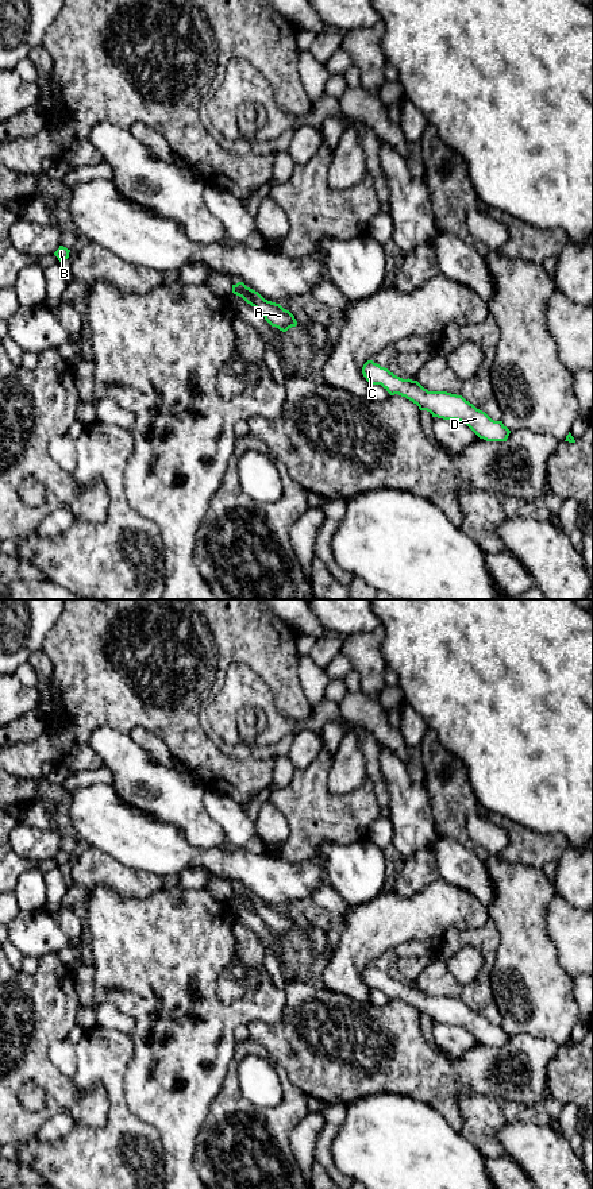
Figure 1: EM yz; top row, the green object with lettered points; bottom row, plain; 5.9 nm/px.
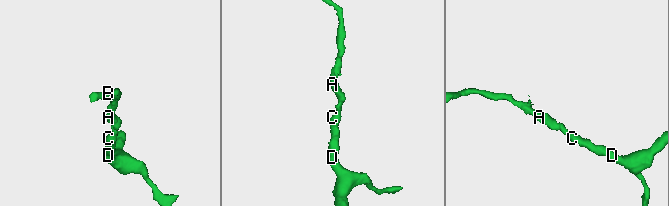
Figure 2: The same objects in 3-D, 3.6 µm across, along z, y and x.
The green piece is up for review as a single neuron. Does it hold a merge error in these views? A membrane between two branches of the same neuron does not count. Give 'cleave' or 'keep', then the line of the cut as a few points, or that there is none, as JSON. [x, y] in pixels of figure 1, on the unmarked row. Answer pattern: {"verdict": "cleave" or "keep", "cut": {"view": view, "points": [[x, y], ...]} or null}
{"verdict": "keep", "cut": null}

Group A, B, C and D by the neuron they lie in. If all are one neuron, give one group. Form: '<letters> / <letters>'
A B C D

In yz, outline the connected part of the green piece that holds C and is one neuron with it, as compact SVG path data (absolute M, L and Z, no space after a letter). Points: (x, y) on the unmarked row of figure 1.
M373 965L363 969L362 978L370 989L381 989L390 1000L405 1001L416 1008L420 1015L430 1016L432 1022L466 1028L480 1043L507 1046L511 1038L502 1026L492 1024L462 1000L447 996L428 996L417 985L403 984Z

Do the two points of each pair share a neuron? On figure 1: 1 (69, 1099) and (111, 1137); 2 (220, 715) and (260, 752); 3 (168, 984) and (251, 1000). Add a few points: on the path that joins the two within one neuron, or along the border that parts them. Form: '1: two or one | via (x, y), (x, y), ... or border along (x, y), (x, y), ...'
1: two | border along (108, 1096), (107, 1120), (101, 1126), (74, 1123)
2: two | border along (282, 736), (264, 745), (247, 744)
3: one | via (188, 1004), (195, 1011), (231, 1011)

